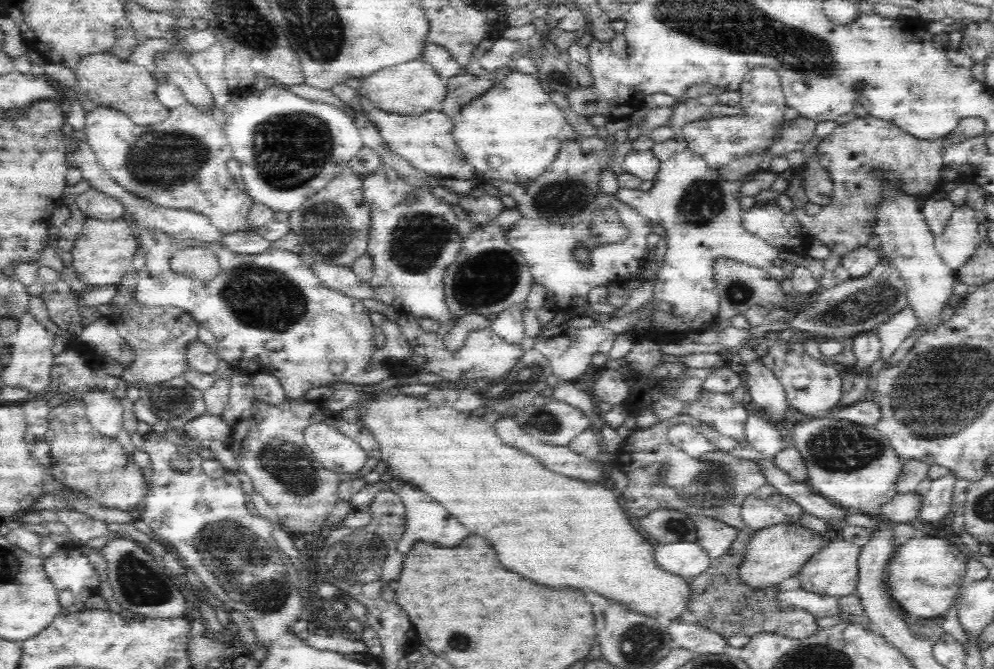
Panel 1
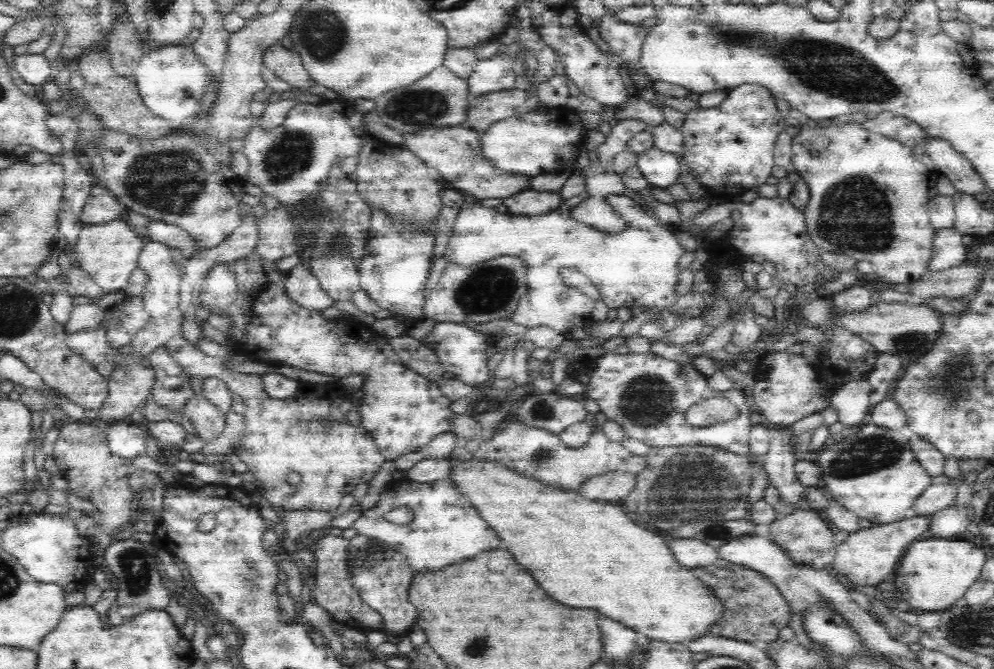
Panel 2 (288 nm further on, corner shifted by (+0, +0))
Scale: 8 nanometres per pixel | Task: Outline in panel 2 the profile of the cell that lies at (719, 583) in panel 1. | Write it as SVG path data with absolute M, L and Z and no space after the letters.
M718 558L706 568L696 568L692 574L716 596L716 600L722 604L722 614L712 626L714 636L726 636L740 642L750 644L768 644L772 640L780 638L780 630L790 626L792 618L792 606L786 600L786 594L770 582L764 574L758 574L746 566L738 566L734 562L726 562Z

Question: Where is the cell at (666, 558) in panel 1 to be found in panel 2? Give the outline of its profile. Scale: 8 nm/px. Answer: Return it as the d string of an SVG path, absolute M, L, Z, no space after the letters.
M680 538L680 540L672 540L666 542L674 560L686 568L686 570L696 570L696 568L706 568L712 562L718 560L718 550L700 542L700 540L692 540L692 538Z

